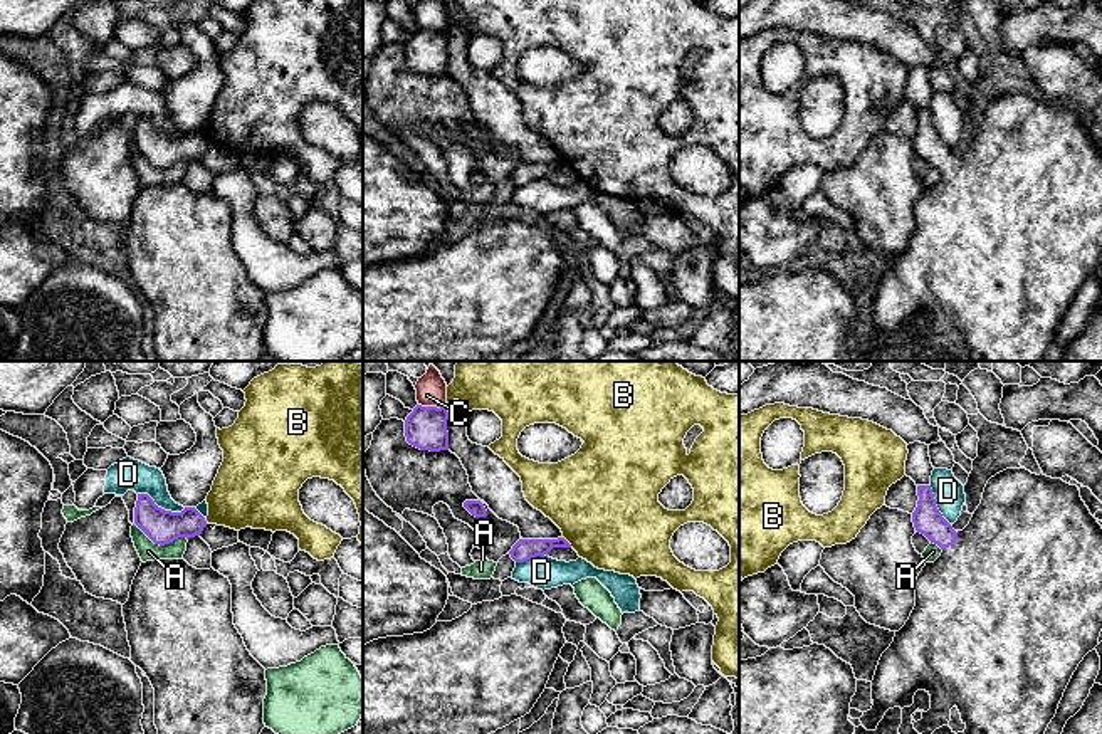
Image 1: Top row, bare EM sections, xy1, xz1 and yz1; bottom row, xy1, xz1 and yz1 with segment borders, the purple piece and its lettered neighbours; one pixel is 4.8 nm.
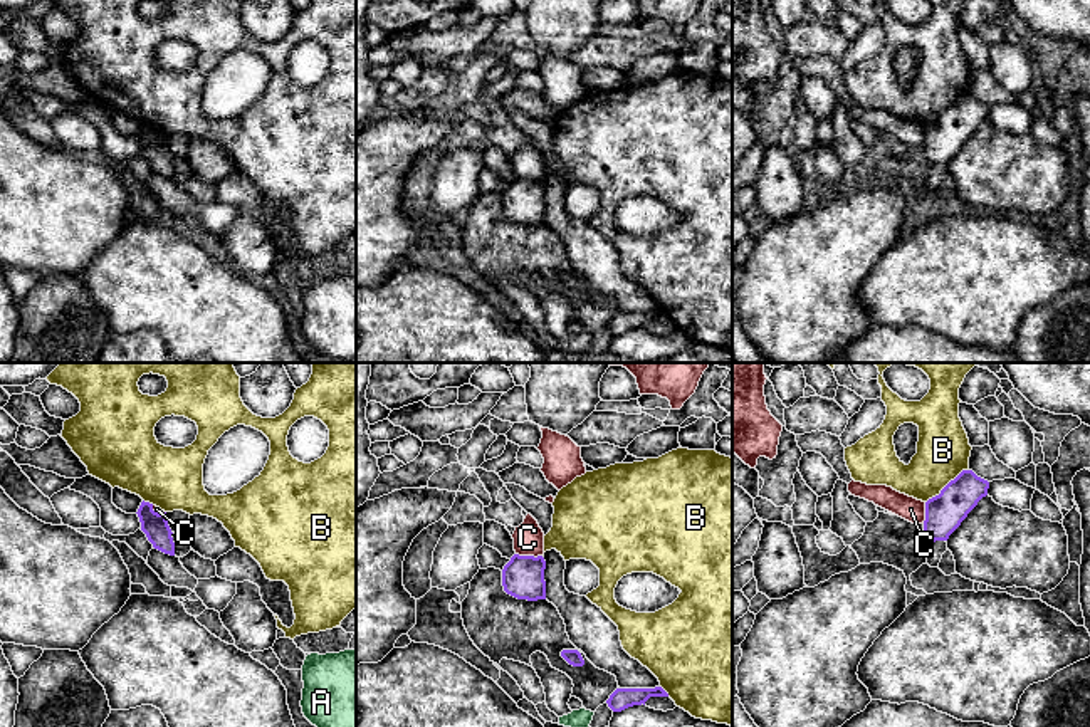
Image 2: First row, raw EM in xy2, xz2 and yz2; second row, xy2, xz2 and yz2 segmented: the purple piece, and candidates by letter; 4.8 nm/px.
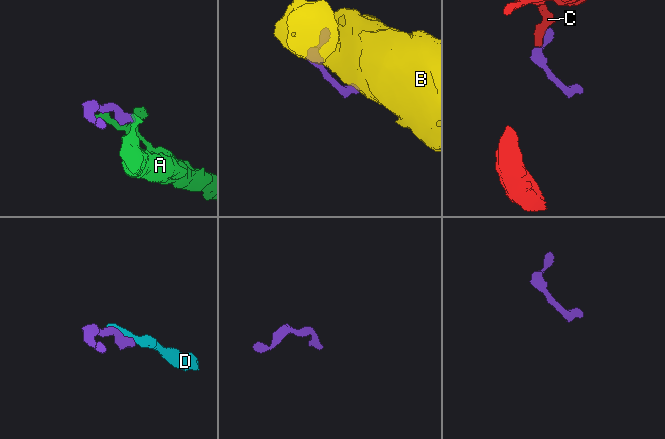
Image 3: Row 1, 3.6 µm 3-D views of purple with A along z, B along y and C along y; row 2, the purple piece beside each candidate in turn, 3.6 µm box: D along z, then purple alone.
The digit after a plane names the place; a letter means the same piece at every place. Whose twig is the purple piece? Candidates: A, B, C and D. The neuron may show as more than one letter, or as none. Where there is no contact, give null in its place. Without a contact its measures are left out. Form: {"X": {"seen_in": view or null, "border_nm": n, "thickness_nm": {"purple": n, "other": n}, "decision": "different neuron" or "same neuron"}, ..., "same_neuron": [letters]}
{"A": {"seen_in": "xy1", "border_nm": 260, "thickness_nm": {"purple": 160, "other": 100}, "decision": "different neuron"}, "B": {"seen_in": "yz2", "border_nm": 260, "thickness_nm": {"purple": 190, "other": 260}, "decision": "different neuron"}, "C": {"seen_in": "xz1", "border_nm": 130, "thickness_nm": {"purple": 200, "other": 140}, "decision": "different neuron"}, "D": {"seen_in": "xy1", "border_nm": 240, "thickness_nm": {"purple": 160, "other": 160}, "decision": "different neuron"}, "same_neuron": []}

